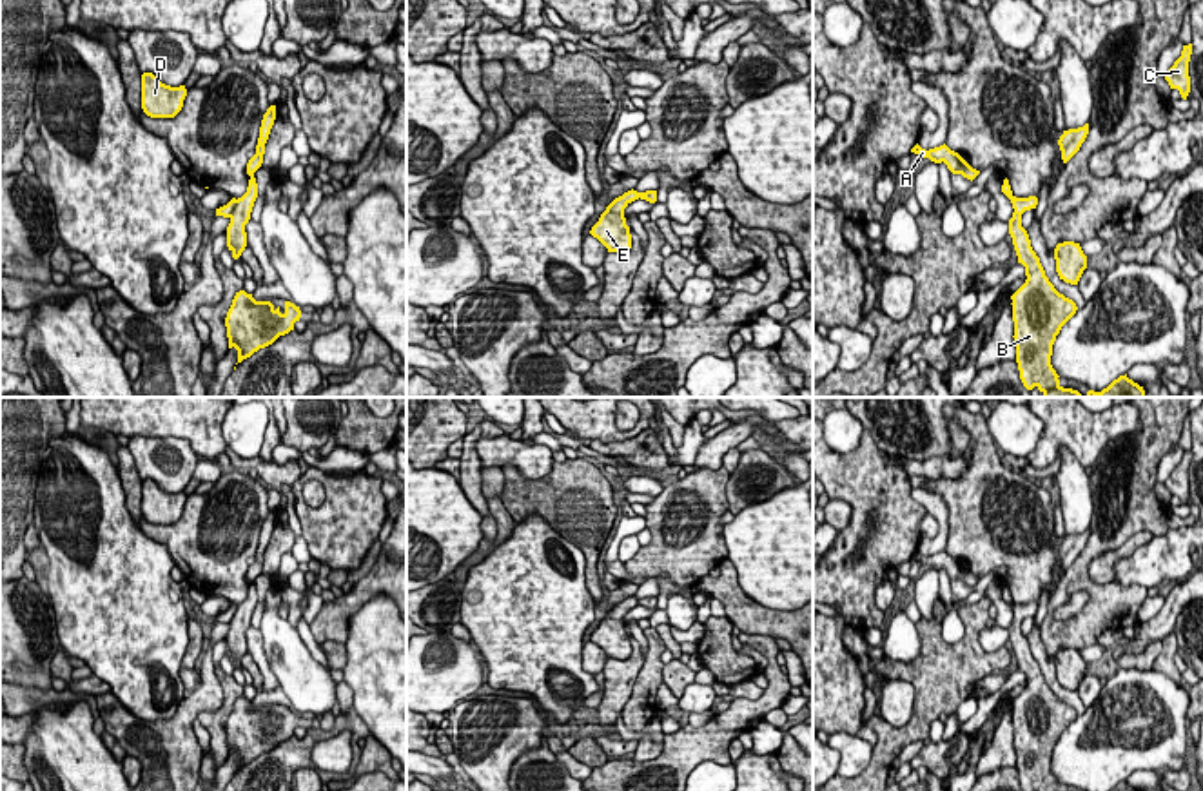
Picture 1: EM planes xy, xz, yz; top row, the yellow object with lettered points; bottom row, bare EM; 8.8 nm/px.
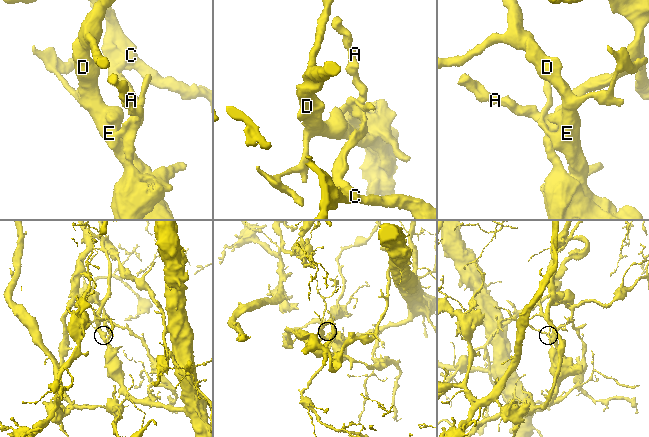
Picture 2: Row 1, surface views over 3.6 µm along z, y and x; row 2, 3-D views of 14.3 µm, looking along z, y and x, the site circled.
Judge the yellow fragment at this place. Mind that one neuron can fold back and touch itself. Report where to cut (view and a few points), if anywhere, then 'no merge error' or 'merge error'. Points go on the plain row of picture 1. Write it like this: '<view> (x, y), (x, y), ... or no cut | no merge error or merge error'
xy (236, 606), (234, 615), (247, 626) | merge error

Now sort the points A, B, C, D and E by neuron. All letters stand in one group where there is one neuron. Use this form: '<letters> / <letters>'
A C / B D E

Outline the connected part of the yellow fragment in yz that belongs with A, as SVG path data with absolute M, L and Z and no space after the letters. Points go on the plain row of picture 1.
M918 550L911 555L911 559L920 564L929 564L934 570L945 570L953 581L962 581L967 586L974 586L980 577L973 575L958 559L951 557L945 550L934 555L922 555Z

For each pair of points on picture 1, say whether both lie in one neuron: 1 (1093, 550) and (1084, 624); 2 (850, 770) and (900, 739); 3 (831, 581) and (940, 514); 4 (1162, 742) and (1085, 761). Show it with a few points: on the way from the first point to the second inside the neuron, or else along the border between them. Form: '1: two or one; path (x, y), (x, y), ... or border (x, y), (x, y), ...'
1: one; path (1082, 568), (1082, 579), (1095, 592), (1095, 606)
2: two; border (873, 746), (870, 764), (862, 771)
3: two; border (911, 488), (911, 496), (928, 510)
4: one; path (1144, 750), (1104, 750)

